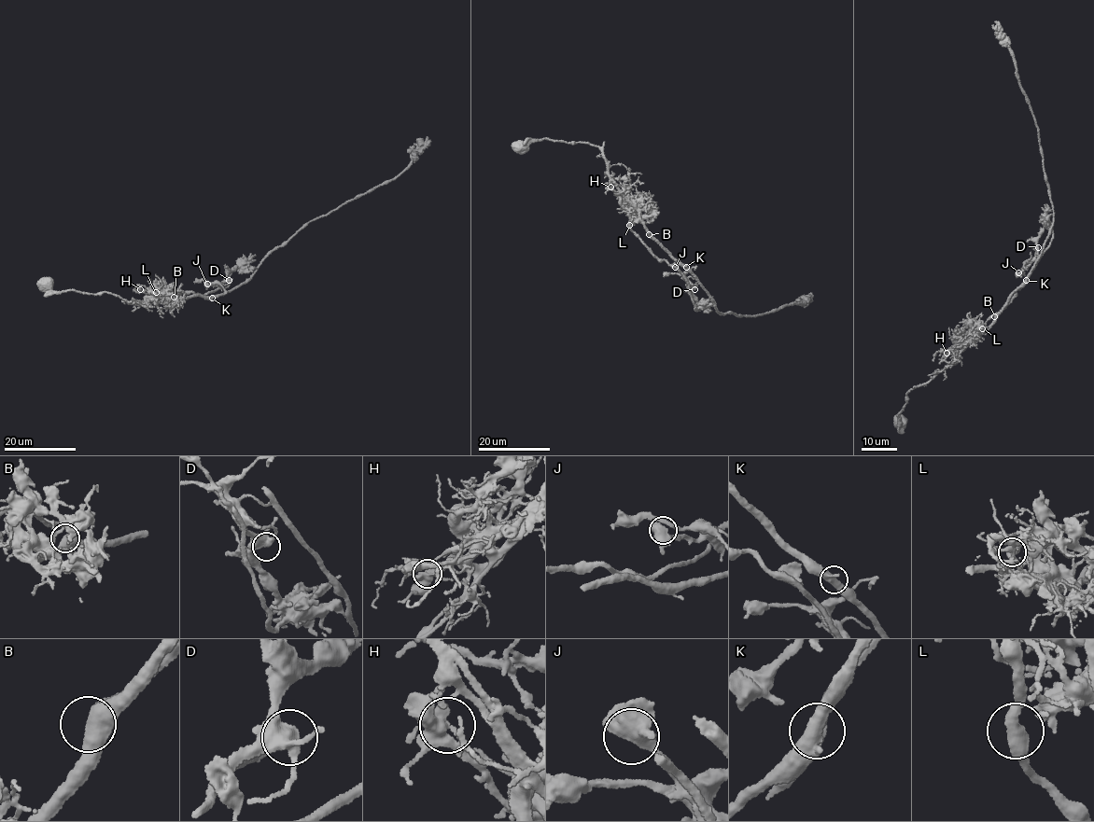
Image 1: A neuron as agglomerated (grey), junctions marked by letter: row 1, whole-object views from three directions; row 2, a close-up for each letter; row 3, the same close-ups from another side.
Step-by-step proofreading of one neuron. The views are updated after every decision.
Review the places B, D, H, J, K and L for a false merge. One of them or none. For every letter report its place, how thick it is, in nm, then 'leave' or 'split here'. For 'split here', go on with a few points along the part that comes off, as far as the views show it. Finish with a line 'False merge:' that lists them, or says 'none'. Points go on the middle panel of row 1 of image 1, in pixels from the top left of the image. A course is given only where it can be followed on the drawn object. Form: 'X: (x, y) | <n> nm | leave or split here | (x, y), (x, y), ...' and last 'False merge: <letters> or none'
B: (649, 234) | 550 nm | leave
D: (694, 289) | 440 nm | leave
H: (610, 187) | 440 nm | split here | (610, 187), (639, 214), (652, 236), (689, 269), (708, 293), (717, 313), (761, 315), (804, 303), (811, 293)
J: (675, 267) | 480 nm | leave
K: (686, 267) | 400 nm | leave
L: (629, 225) | 480 nm | leave
False merge: H

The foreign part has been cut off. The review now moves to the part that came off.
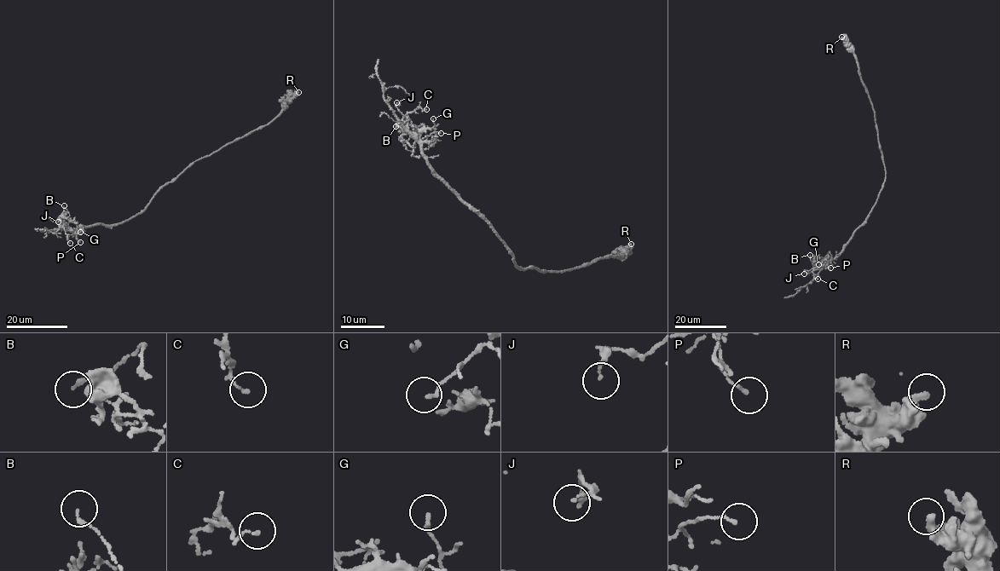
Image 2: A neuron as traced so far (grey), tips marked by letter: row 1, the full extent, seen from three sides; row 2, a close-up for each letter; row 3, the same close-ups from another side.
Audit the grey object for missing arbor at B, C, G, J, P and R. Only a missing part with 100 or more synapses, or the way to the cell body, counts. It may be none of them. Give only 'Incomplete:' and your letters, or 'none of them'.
Incomplete: none of them

